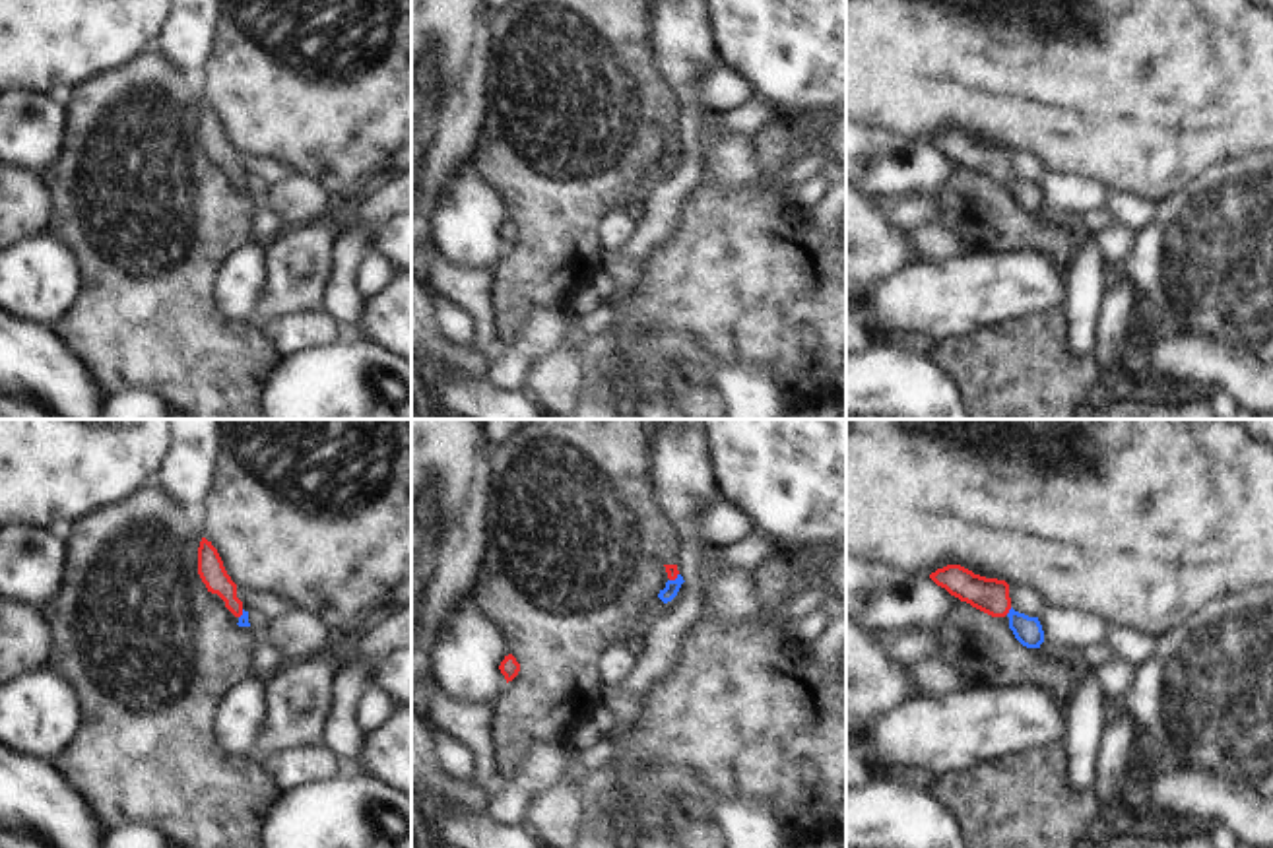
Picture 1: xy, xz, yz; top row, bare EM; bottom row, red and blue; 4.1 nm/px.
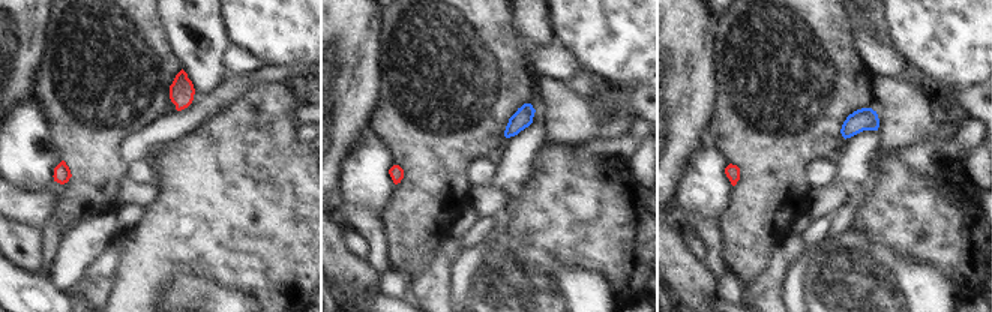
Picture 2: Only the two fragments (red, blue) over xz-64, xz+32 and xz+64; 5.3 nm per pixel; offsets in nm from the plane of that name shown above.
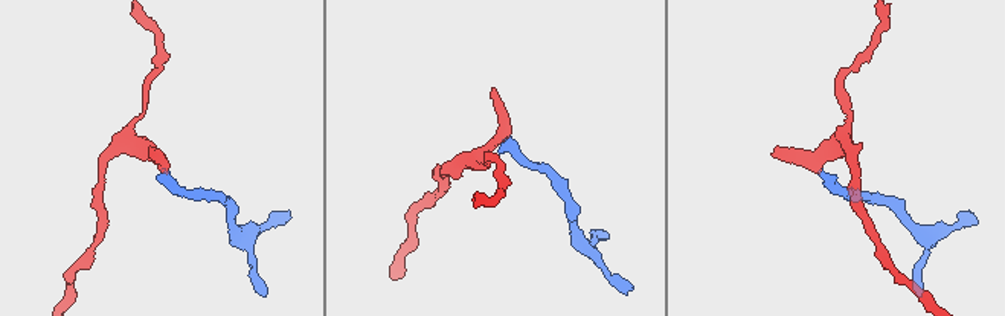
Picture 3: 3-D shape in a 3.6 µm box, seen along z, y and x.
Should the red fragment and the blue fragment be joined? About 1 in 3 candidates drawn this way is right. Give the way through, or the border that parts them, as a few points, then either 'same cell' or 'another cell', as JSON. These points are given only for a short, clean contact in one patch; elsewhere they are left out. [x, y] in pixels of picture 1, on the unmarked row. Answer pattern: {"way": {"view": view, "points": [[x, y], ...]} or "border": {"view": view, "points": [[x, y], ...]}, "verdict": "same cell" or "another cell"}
{"way": {"view": "yz", "points": [[988, 160], [1008, 177], [1027, 195]]}, "verdict": "same cell"}

